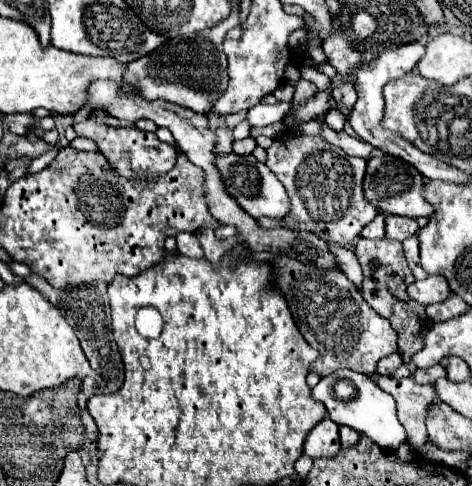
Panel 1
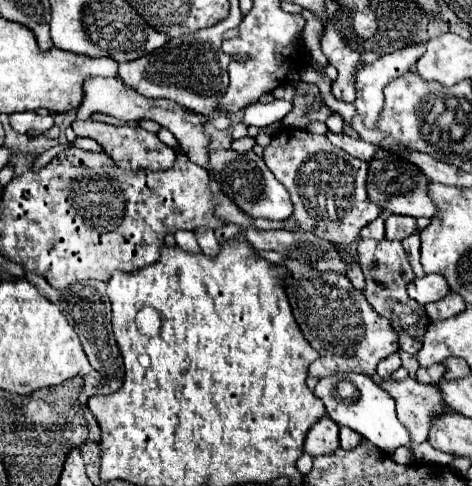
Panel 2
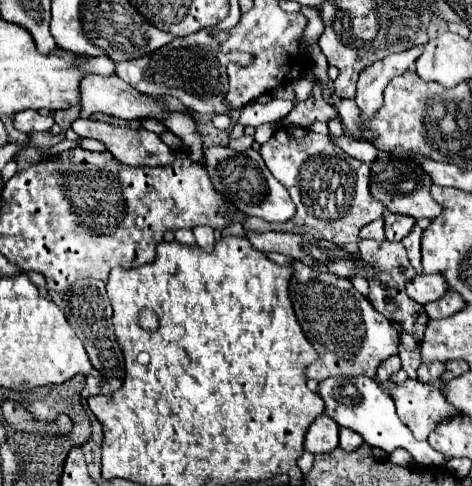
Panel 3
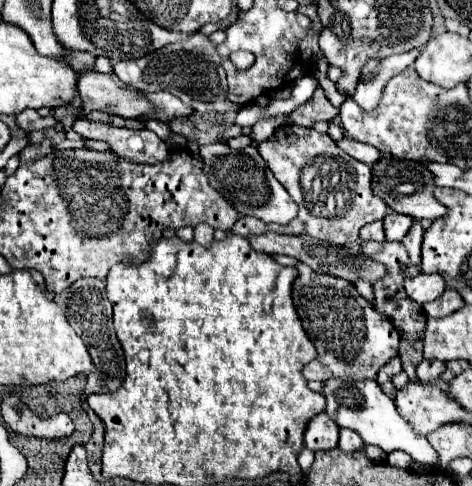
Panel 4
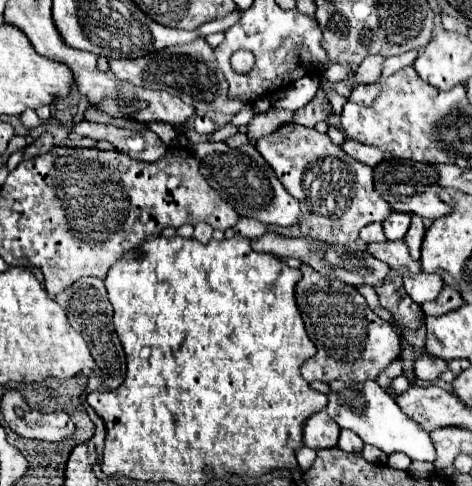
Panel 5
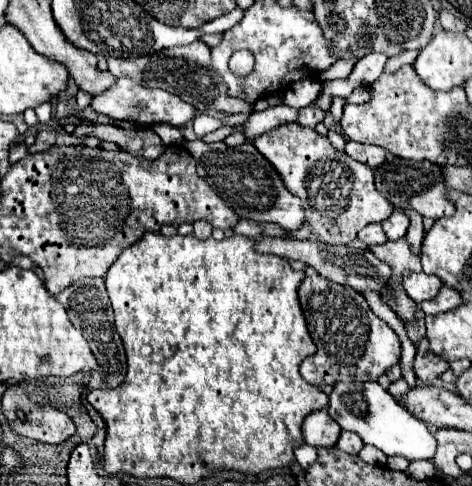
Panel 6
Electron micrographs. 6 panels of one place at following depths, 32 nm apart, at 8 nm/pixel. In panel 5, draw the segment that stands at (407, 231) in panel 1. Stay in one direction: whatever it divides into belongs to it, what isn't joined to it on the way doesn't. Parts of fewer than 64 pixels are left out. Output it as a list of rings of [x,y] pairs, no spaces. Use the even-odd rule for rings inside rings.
[[[392,212],[384,222],[384,234],[388,240],[402,240],[410,226],[410,216],[404,212]]]

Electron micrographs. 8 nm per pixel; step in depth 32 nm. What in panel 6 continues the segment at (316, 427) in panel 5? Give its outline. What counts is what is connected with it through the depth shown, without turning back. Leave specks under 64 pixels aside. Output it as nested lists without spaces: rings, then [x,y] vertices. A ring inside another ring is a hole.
[[[316,410],[304,418],[302,432],[310,446],[334,446],[340,436],[340,426],[326,410]]]

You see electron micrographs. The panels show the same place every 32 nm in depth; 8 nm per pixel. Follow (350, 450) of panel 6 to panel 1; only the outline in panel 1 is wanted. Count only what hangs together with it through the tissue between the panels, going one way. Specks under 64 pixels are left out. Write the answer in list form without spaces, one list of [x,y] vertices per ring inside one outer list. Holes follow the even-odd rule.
[[[340,426],[340,442],[342,442],[342,448],[352,448],[356,446],[360,440],[360,434],[352,428],[346,428],[346,426]]]

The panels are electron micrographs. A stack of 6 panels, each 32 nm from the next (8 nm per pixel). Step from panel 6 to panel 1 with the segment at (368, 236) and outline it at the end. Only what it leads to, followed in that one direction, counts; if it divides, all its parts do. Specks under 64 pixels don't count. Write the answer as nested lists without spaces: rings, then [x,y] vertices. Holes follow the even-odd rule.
[[[378,214],[362,232],[362,238],[384,238],[384,214]]]

